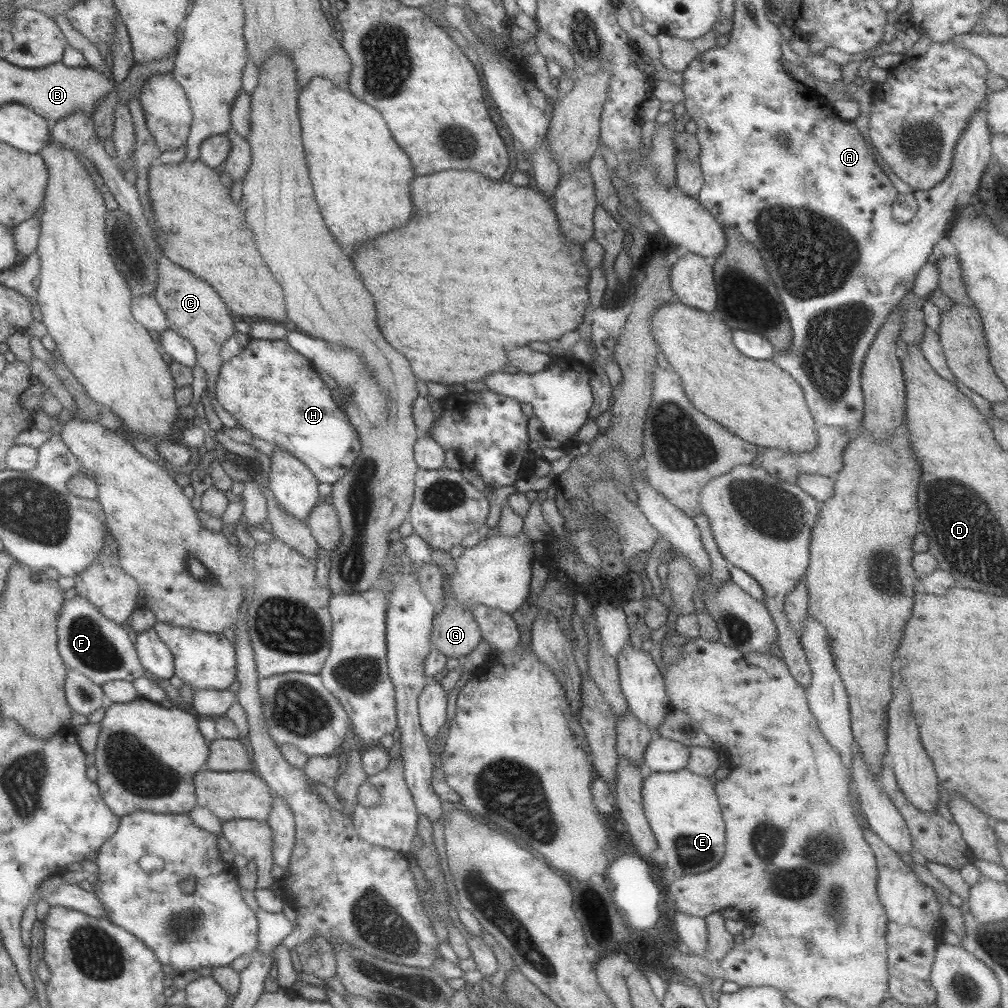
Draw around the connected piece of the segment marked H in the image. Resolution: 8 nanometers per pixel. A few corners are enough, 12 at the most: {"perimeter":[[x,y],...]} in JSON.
{"perimeter":[[251,339],[213,392],[255,437],[338,482],[359,434],[286,339]]}

